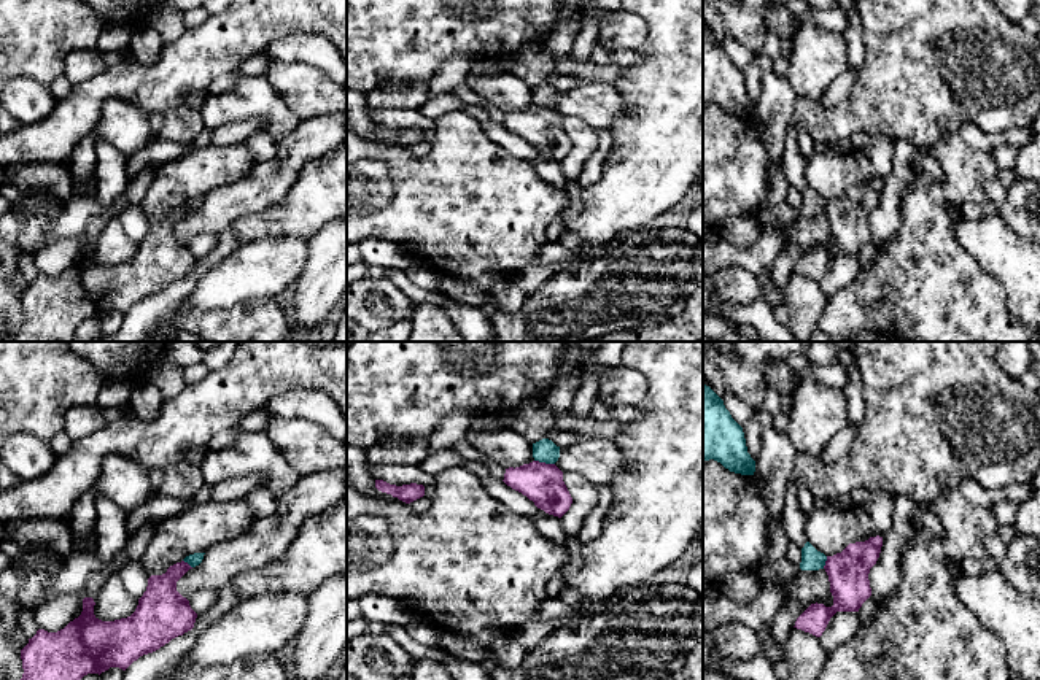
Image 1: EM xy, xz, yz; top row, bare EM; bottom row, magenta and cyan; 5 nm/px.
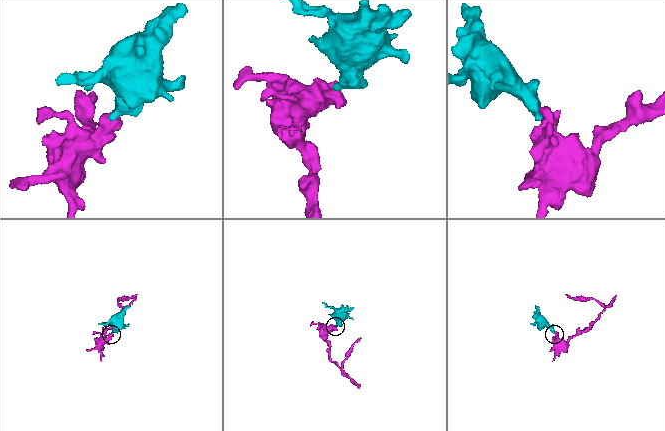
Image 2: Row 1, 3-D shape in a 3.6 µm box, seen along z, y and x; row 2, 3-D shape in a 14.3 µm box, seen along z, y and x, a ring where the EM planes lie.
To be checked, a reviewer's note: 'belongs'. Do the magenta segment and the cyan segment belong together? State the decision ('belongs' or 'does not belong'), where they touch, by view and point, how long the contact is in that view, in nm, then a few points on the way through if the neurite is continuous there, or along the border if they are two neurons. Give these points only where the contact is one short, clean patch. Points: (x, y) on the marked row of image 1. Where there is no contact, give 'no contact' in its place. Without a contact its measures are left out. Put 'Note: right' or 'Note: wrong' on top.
Note: wrong
does not belong; contact xz (544, 463); length 110 nm; border xz (535, 459), (554, 464)

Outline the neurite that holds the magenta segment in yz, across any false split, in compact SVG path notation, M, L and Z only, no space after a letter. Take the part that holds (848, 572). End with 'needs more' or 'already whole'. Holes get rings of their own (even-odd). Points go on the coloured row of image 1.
M883 537L849 543L841 553L827 556L825 572L830 581L833 605L811 604L795 621L797 629L821 637L836 612L859 612L871 596L868 574L876 564Z; already whole

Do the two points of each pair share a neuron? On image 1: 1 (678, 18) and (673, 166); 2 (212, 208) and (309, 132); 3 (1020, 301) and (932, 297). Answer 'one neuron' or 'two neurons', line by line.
1: one neuron
2: one neuron
3: two neurons

